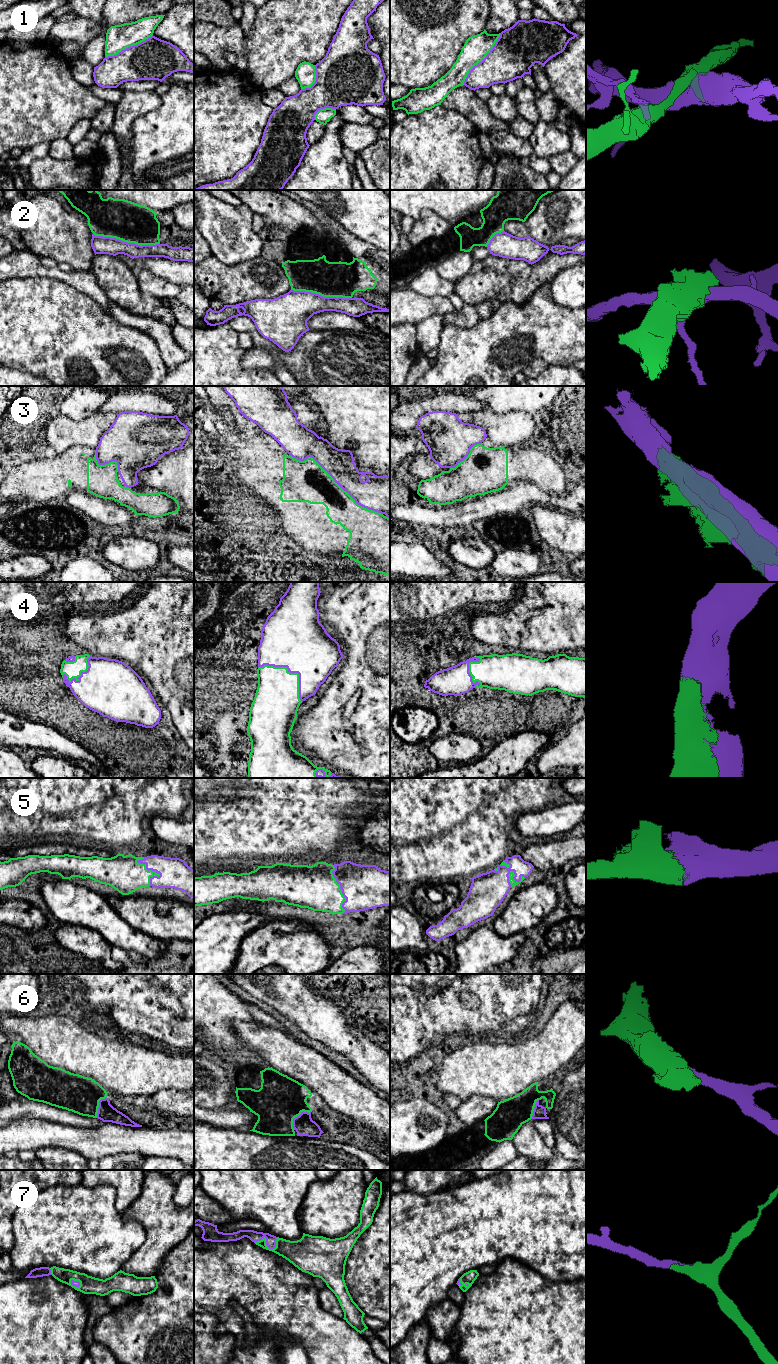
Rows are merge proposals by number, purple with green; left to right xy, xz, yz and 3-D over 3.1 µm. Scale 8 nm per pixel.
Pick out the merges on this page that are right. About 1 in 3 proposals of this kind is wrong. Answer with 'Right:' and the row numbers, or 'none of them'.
Right: 4, 5, 6, 7

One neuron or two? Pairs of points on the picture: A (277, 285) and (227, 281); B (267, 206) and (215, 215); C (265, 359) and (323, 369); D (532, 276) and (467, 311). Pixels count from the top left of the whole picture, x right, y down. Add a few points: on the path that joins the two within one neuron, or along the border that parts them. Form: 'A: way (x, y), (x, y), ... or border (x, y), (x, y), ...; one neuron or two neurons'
A: way (265, 281), (239, 281); one neuron
B: border (243, 203), (254, 213); two neurons
C: way (279, 359), (309, 362); one neuron
D: border (465, 303), (475, 306); two neurons

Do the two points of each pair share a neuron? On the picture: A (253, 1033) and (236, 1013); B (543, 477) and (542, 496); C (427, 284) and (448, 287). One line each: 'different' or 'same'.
A: different
B: different
C: same

